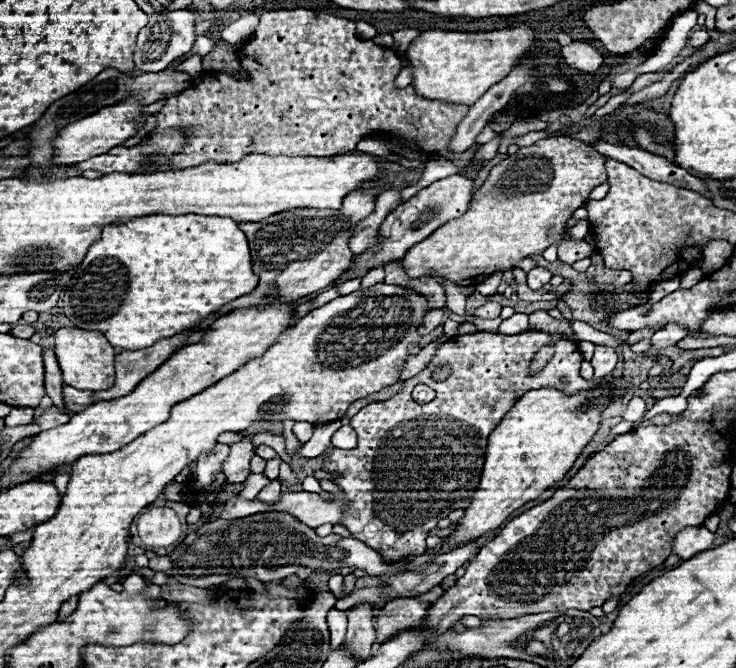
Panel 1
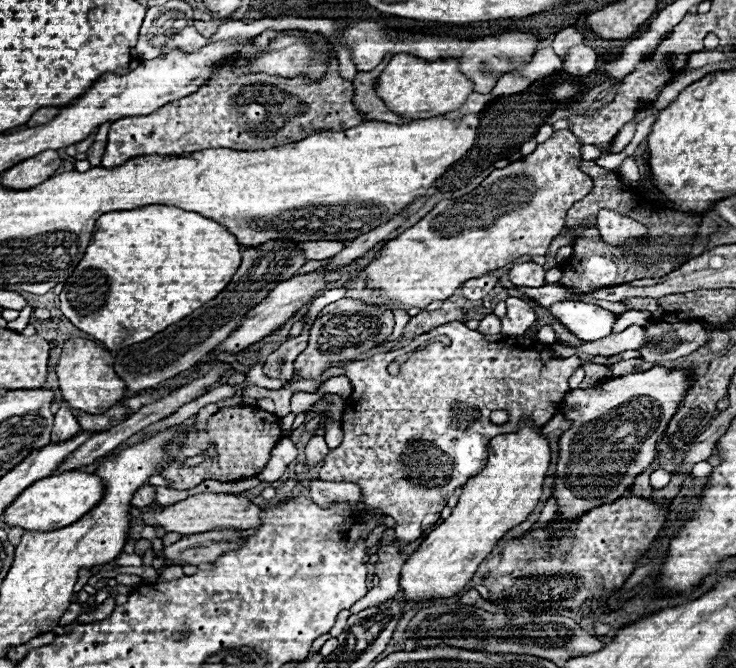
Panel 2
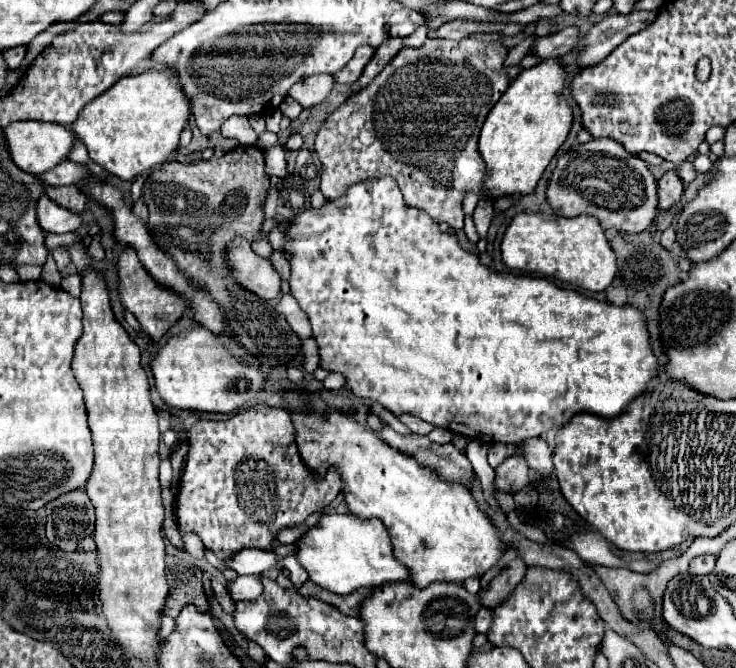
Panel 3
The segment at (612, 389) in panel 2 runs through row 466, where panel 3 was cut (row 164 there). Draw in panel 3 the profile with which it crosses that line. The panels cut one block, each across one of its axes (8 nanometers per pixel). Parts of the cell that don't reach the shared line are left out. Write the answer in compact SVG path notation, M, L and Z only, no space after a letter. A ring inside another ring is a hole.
M590 140L558 158L550 176L546 198L556 216L592 214L602 228L616 228L620 232L642 232L656 216L656 180L644 160L630 156L622 144L614 140Z

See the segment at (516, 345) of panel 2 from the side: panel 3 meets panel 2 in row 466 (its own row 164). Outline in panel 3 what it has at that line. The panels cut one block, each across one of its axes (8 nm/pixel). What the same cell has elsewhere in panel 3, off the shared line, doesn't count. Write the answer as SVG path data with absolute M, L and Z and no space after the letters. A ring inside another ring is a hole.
M476 36L460 42L428 38L420 48L402 48L360 94L348 98L318 130L314 150L322 162L322 194L332 200L342 196L350 184L392 176L396 178L406 204L424 210L436 222L446 222L454 230L462 230L462 196L466 192L476 192L480 198L486 196L482 190L486 168L478 152L478 136L488 112L510 84L506 68L502 66L506 52L508 50L502 44L482 42Z

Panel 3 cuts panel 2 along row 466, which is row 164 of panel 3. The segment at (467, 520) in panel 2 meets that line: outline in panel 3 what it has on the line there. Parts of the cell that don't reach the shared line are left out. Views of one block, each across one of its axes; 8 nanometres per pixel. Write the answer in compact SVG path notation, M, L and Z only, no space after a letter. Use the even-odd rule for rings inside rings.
M542 60L540 64L522 70L502 100L494 104L490 116L480 130L478 152L486 164L484 192L496 198L514 194L532 194L542 172L554 158L556 150L566 140L572 128L572 110L558 90L566 88L566 68L558 60Z

